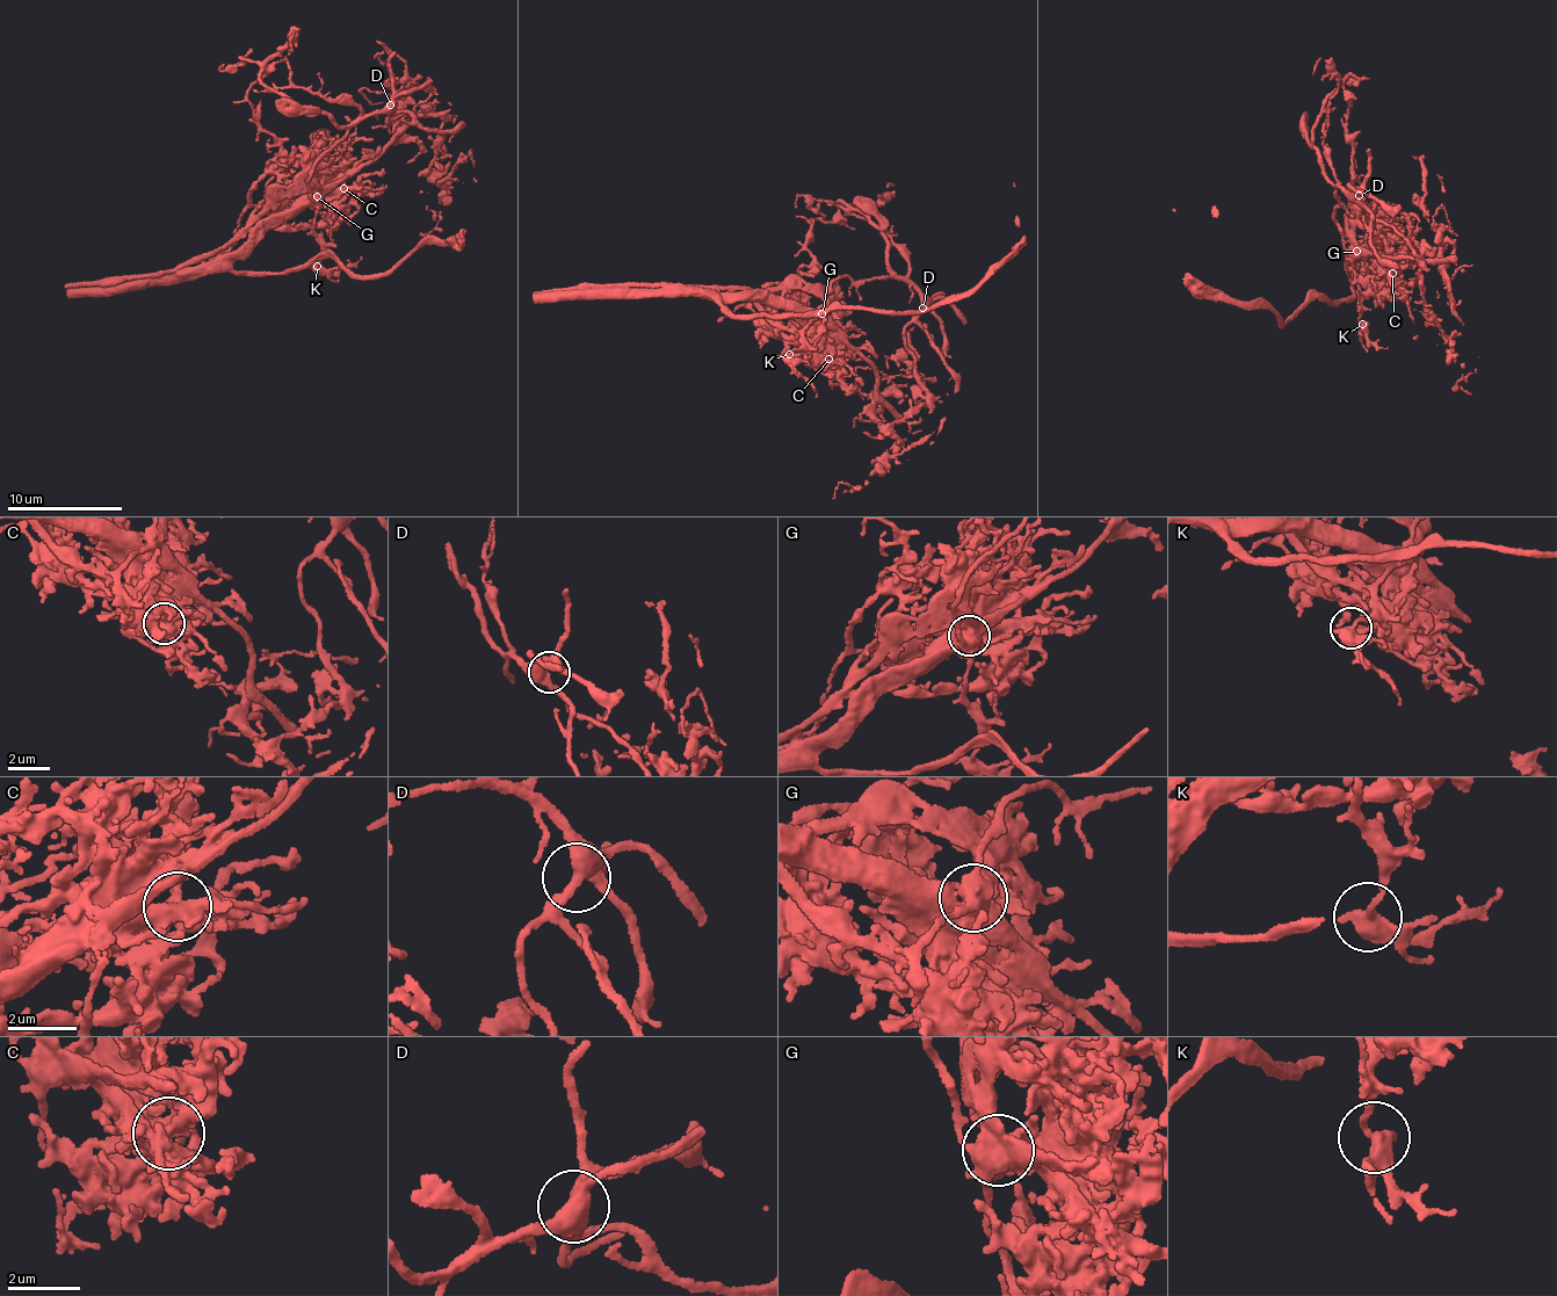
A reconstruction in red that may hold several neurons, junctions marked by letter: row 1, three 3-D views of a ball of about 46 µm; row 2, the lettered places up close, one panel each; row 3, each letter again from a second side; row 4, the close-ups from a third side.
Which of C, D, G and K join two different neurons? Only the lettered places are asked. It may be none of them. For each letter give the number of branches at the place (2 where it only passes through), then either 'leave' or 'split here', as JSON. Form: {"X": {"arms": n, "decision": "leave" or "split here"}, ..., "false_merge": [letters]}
{"C": {"arms": 4, "decision": "split here"}, "D": {"arms": 4, "decision": "leave"}, "G": {"arms": 4, "decision": "split here"}, "K": {"arms": 2, "decision": "leave"}, "false_merge": ["C", "G"]}

